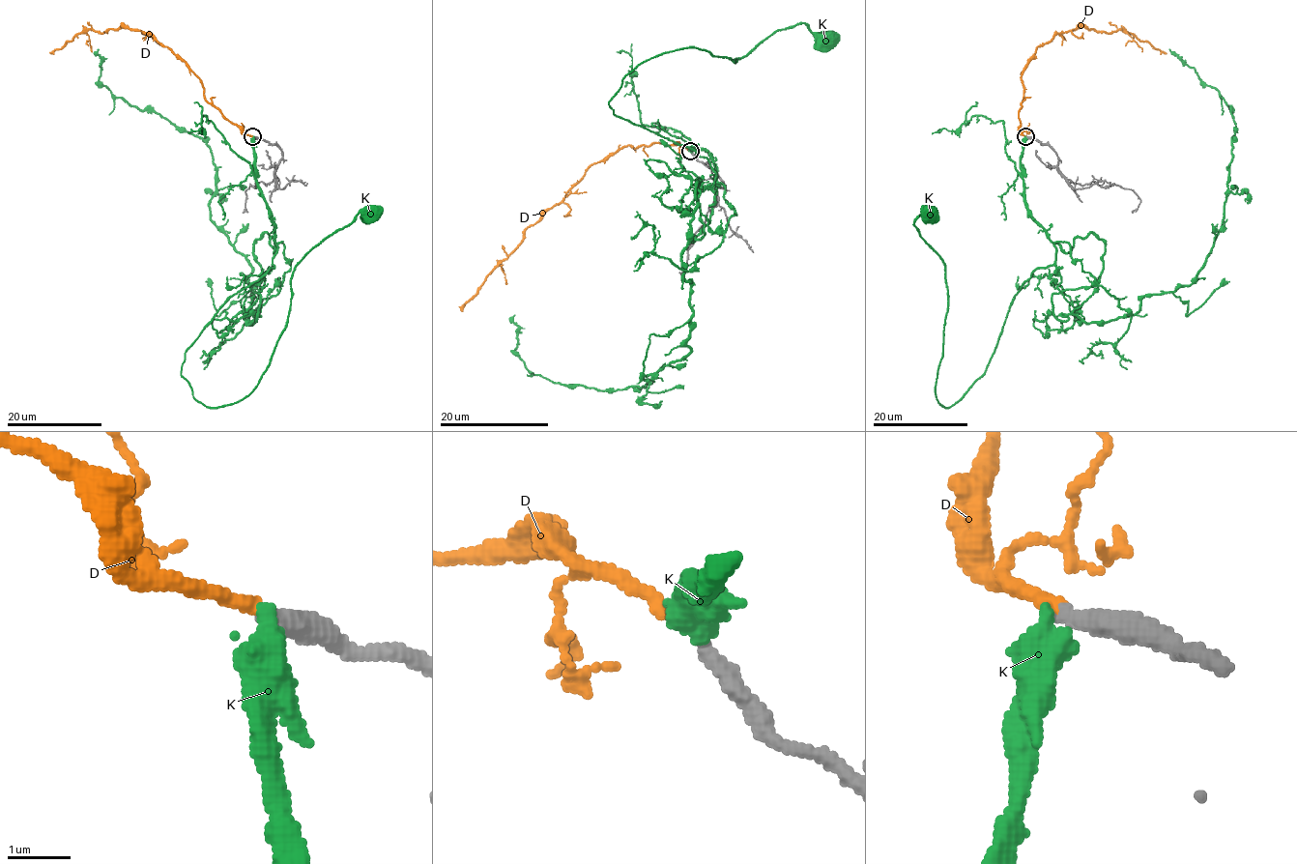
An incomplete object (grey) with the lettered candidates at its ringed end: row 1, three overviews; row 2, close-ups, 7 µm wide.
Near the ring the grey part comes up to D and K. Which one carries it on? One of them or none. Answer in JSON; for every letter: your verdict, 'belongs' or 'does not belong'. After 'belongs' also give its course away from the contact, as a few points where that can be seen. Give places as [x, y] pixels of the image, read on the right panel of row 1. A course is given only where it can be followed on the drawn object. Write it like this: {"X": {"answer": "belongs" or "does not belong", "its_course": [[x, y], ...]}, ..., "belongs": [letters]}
{"D": {"answer": "belongs", "its_course": [[1025, 137], [1019, 117], [1021, 73], [1039, 46], [1057, 34], [1078, 27], [1125, 30], [1166, 53]]}, "K": {"answer": "does not belong"}, "belongs": ["D"]}

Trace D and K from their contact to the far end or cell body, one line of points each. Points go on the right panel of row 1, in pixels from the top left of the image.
D: (1025, 137), (1019, 117), (1021, 73), (1039, 46), (1057, 34), (1078, 27), (1125, 30), (1166, 53)
K: (1025, 137), (1023, 199), (1055, 262), (951, 407), (946, 268), (913, 223), (931, 210)

